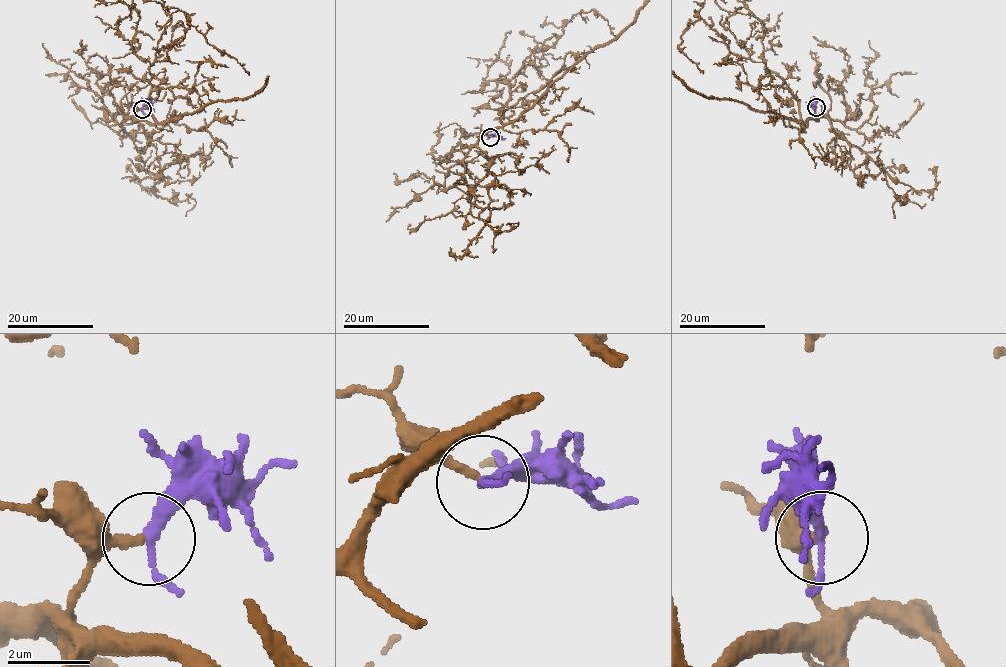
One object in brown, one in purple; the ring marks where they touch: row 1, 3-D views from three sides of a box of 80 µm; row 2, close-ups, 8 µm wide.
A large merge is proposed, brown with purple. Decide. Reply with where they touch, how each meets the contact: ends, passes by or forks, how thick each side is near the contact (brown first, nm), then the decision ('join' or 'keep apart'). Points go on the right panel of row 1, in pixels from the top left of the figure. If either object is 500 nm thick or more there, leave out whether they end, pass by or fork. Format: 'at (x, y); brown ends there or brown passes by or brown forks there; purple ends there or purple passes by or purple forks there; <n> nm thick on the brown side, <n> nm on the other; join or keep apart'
at (816, 107); brown ends there; purple passes by; 240 nm thick on the brown side, 240 nm on the other; join

